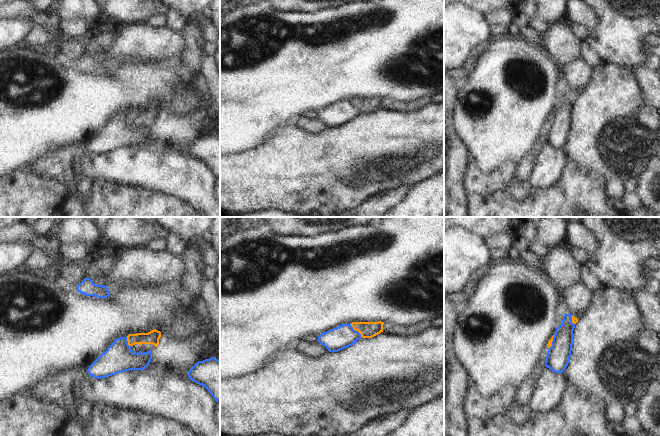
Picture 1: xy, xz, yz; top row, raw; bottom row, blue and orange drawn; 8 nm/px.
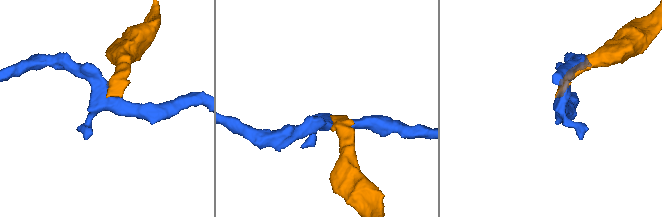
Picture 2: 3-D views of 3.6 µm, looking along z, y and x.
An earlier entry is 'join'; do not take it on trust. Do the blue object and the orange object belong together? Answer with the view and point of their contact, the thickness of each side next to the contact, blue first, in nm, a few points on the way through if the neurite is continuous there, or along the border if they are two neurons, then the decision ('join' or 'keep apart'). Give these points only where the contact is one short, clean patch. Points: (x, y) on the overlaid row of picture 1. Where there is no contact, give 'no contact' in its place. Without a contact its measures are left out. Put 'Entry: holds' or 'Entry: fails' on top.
Entry: fails
xz (355, 330) | 190/130 nm | along xz (350, 324), (362, 337) | keep apart

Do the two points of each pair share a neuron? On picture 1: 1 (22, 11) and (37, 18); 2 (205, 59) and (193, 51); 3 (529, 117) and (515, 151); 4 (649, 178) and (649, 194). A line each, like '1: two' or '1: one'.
1: one
2: two
3: one
4: one

